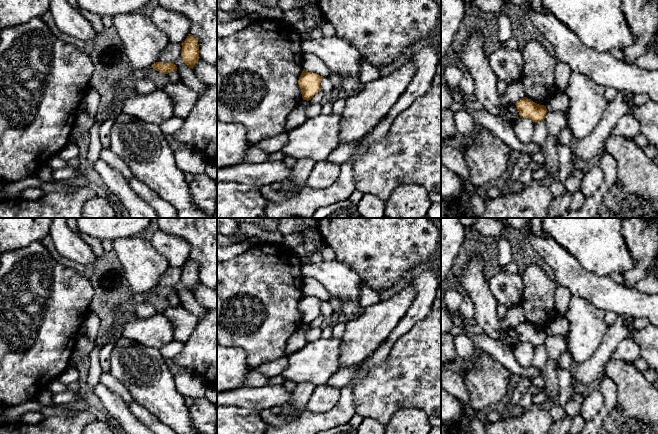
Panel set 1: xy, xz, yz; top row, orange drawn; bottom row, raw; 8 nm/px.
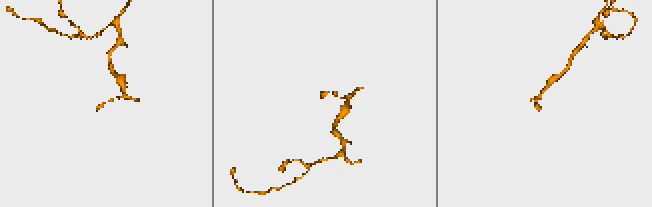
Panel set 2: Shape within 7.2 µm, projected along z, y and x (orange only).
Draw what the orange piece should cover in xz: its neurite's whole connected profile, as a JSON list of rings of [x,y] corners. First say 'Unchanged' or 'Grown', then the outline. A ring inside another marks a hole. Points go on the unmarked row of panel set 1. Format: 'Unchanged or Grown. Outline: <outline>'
Unchanged. Outline: [[[302,295],[298,308],[301,313],[303,324],[309,325],[315,318],[321,315],[320,307],[323,302],[324,301],[319,298]]]

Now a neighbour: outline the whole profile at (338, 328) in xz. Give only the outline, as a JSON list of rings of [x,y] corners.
[[[338,322],[333,324],[333,337],[341,339],[344,335],[346,324]]]

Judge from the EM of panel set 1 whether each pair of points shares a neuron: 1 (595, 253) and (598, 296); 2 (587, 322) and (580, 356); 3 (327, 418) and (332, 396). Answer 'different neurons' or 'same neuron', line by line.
1: different neurons
2: same neuron
3: different neurons

